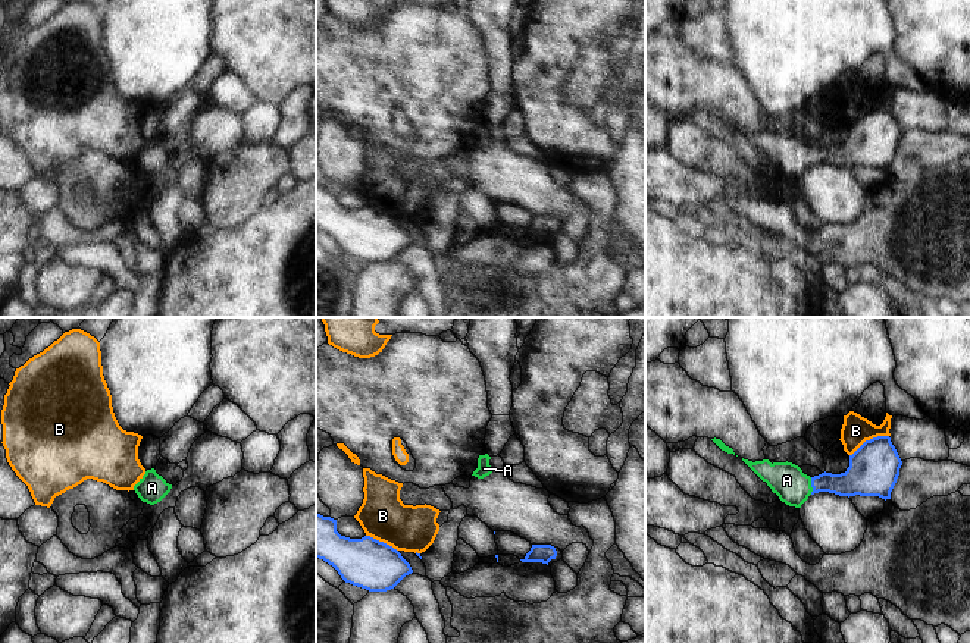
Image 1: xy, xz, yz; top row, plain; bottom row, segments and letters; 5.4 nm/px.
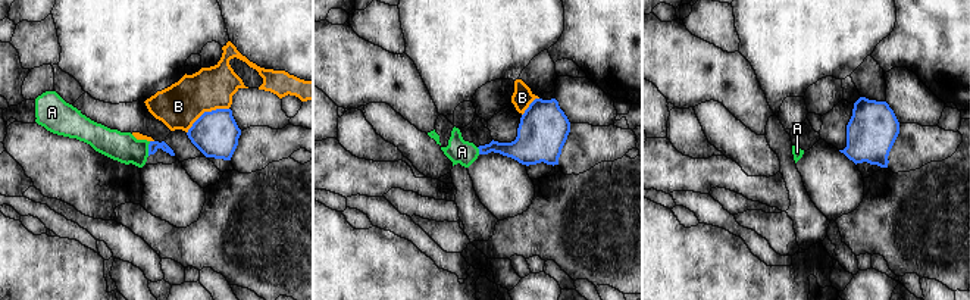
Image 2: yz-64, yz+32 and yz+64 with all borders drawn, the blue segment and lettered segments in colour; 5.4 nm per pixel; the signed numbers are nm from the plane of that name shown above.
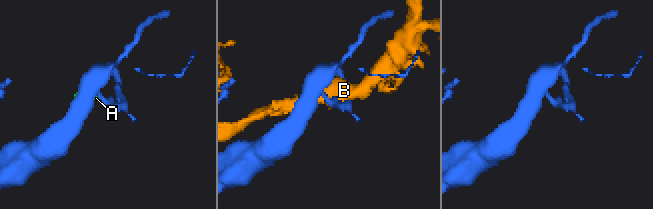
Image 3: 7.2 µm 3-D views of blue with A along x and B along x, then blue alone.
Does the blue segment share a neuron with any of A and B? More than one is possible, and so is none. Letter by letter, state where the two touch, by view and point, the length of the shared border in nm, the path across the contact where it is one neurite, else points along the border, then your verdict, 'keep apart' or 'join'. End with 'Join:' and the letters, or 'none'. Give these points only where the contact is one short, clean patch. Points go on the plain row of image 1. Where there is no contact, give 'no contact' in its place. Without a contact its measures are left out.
A: yz (812, 157) | 100 nm | across yz (856, 151), (812, 157), (792, 157), (787, 151) | join
B: yz (870, 110) | 240 nm | keep apart
Join: A

